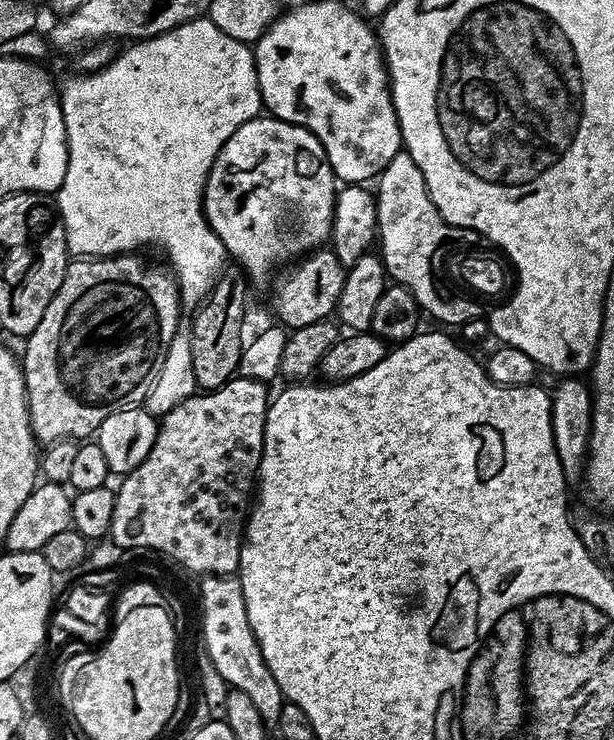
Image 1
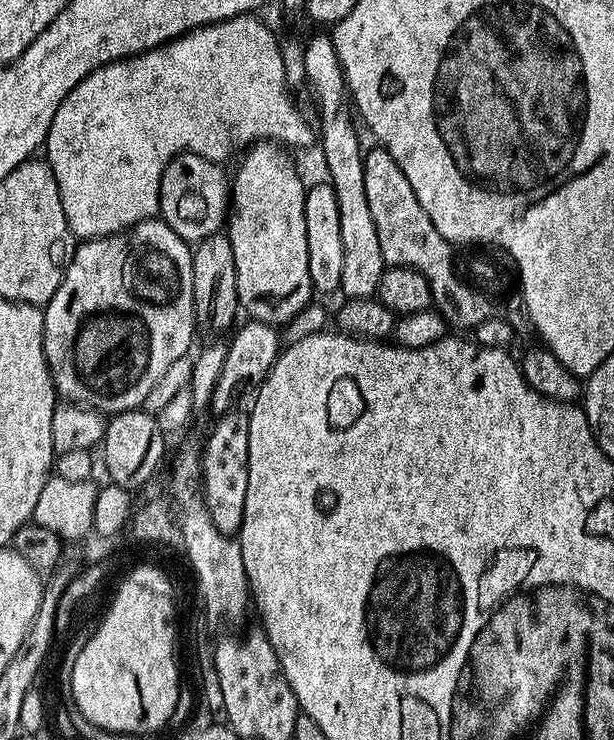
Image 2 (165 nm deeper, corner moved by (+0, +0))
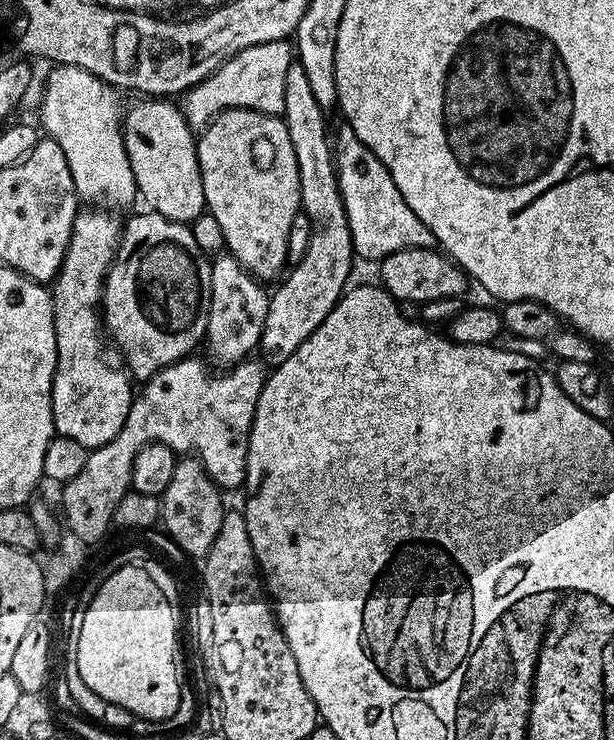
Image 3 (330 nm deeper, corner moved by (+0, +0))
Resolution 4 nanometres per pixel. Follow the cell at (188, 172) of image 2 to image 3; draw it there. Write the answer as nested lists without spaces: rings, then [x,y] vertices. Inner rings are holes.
[[[144,98],[141,104],[125,111],[122,116],[124,152],[134,170],[136,191],[151,211],[175,220],[178,224],[191,225],[193,220],[205,215],[202,174],[198,166],[196,140],[191,136],[185,113],[175,103],[164,98]]]

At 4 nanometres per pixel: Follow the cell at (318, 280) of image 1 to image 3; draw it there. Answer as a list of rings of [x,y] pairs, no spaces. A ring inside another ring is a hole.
[[[226,108],[201,132],[204,133],[196,140],[196,153],[207,215],[214,217],[218,226],[222,226],[224,247],[230,255],[257,280],[269,282],[281,271],[280,276],[285,271],[284,264],[289,263],[290,226],[294,226],[294,218],[302,212],[298,161],[287,126],[280,116],[255,112],[249,108]]]

